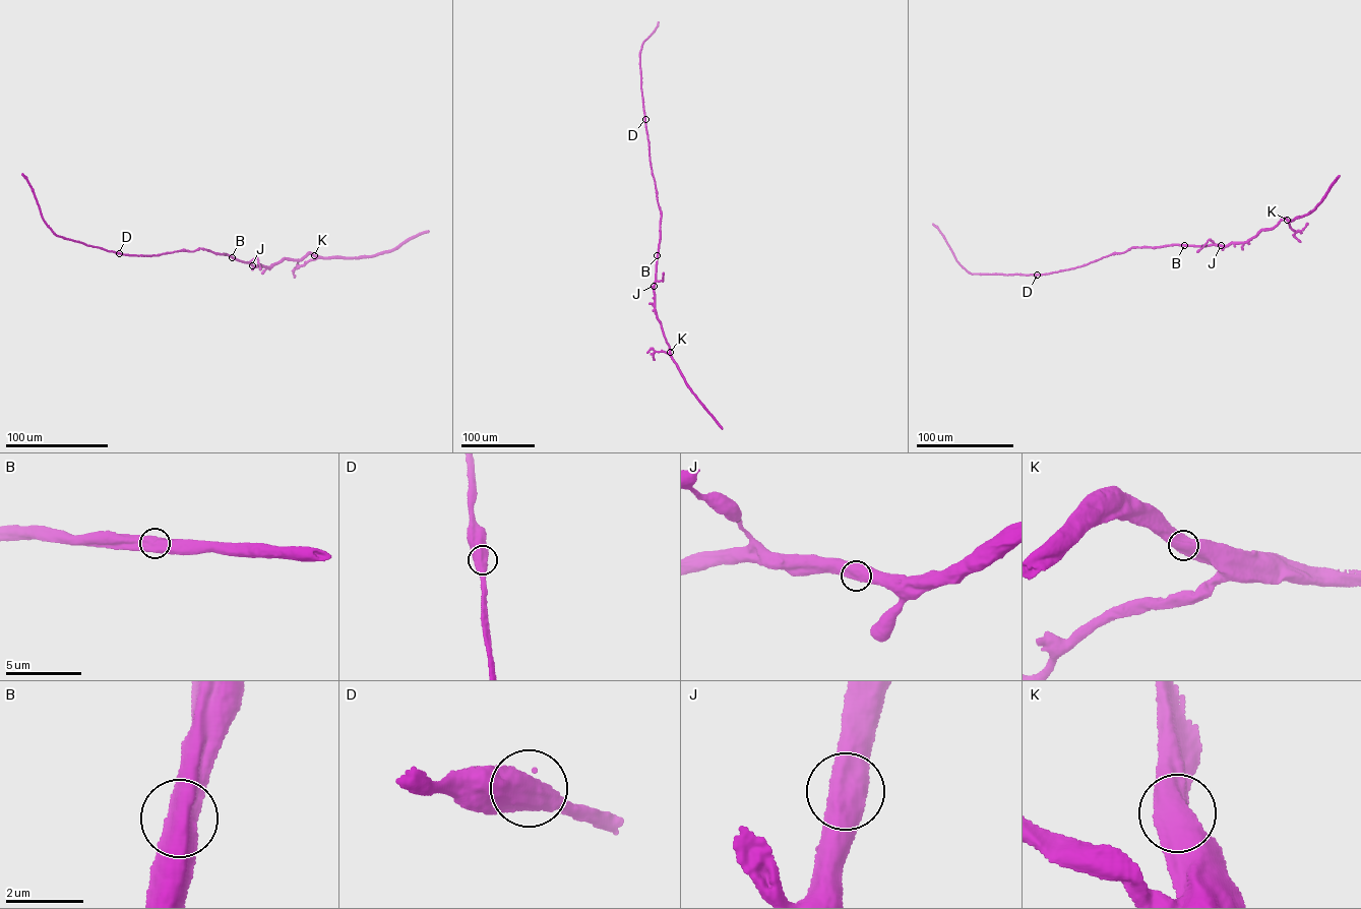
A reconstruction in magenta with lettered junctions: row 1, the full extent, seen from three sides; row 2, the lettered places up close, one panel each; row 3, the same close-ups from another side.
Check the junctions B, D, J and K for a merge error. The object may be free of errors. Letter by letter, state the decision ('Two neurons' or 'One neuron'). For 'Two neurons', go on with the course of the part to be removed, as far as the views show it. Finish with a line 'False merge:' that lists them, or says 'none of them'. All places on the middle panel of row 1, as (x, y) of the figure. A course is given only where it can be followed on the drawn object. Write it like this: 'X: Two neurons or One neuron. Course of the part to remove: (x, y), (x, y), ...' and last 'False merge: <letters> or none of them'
B: One neuron
D: One neuron
J: One neuron
K: One neuron
False merge: none of them

